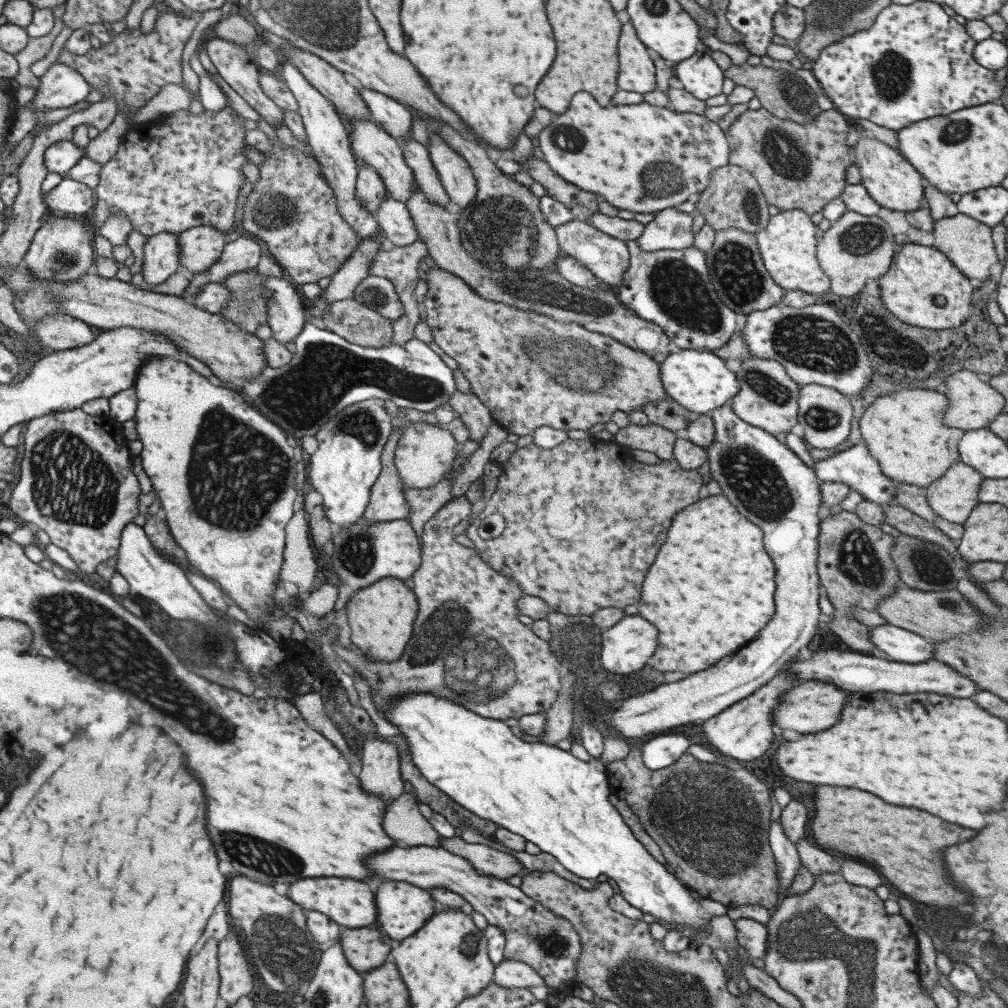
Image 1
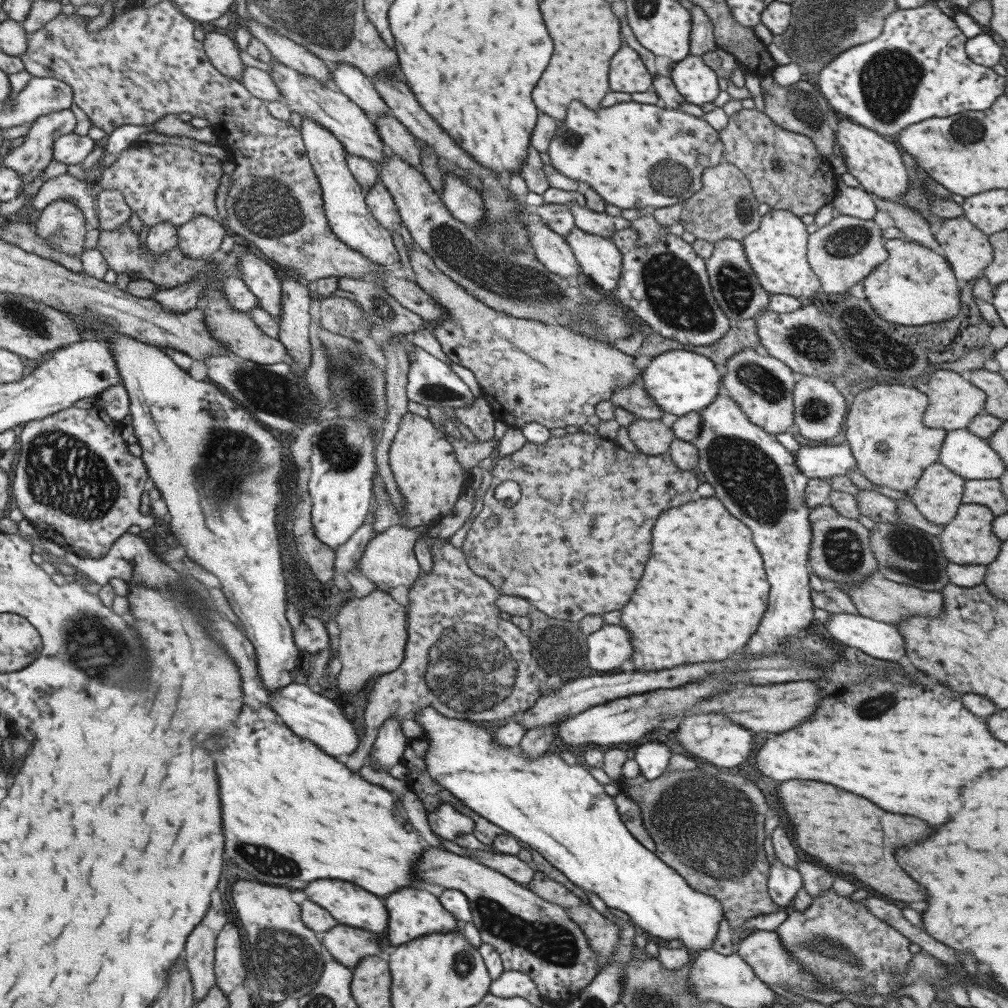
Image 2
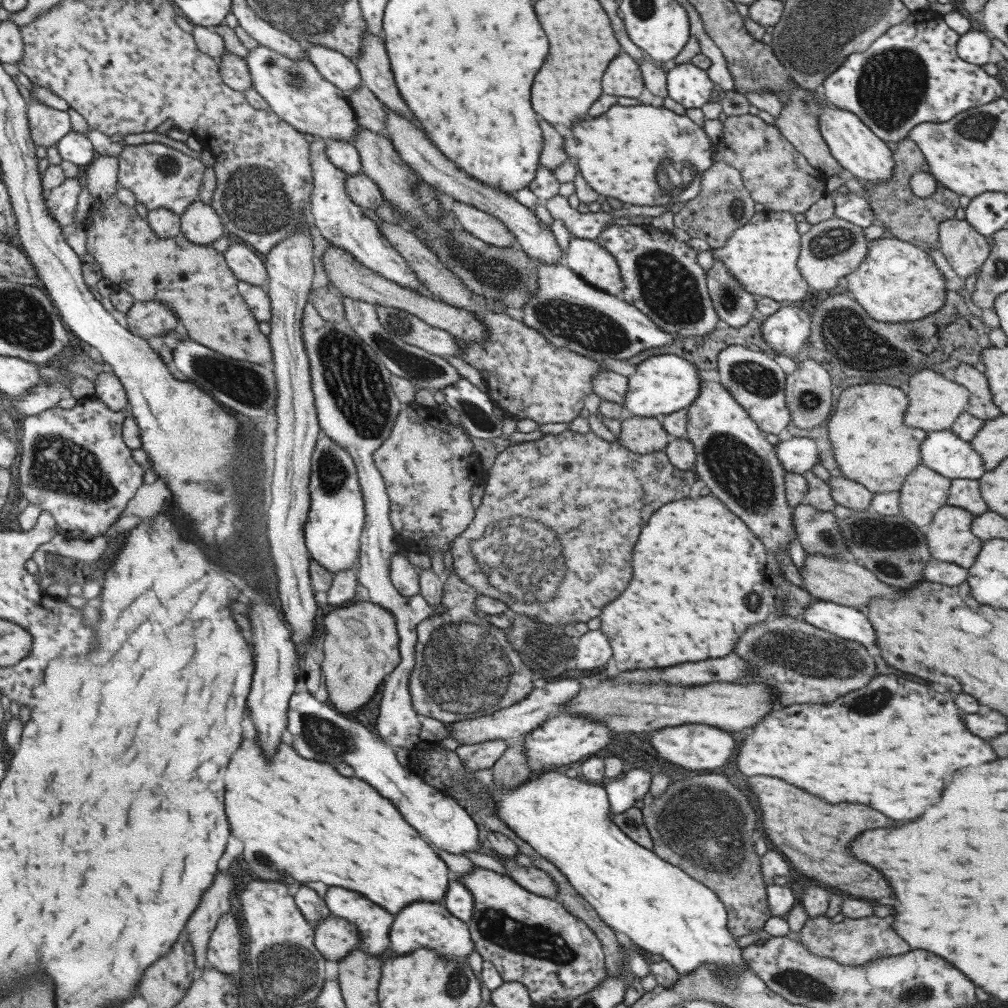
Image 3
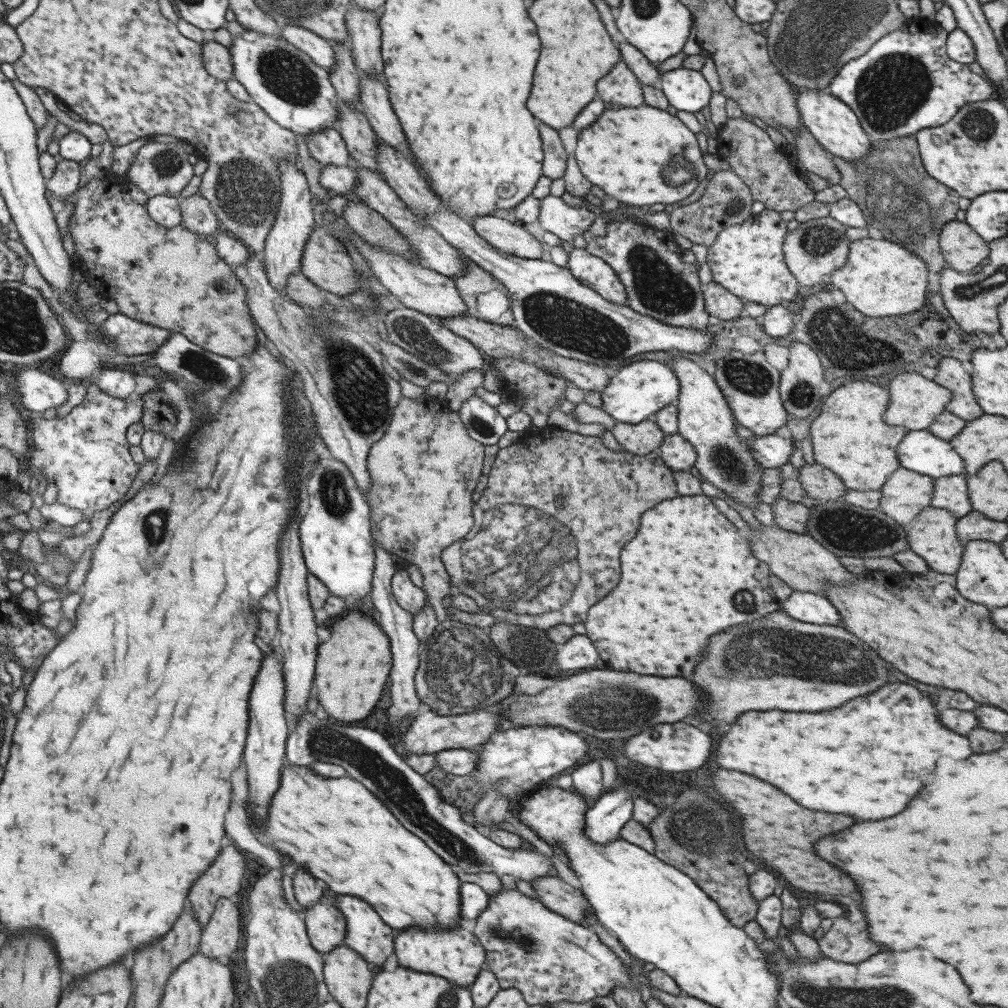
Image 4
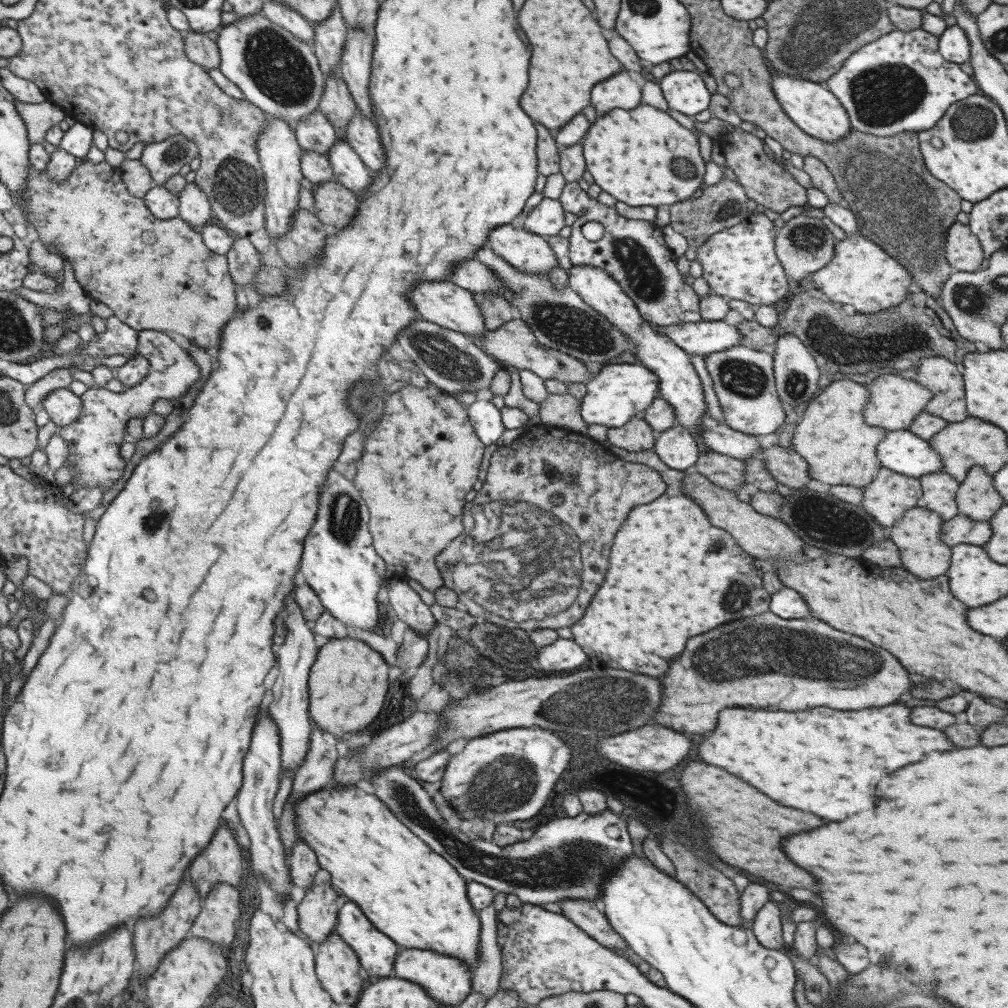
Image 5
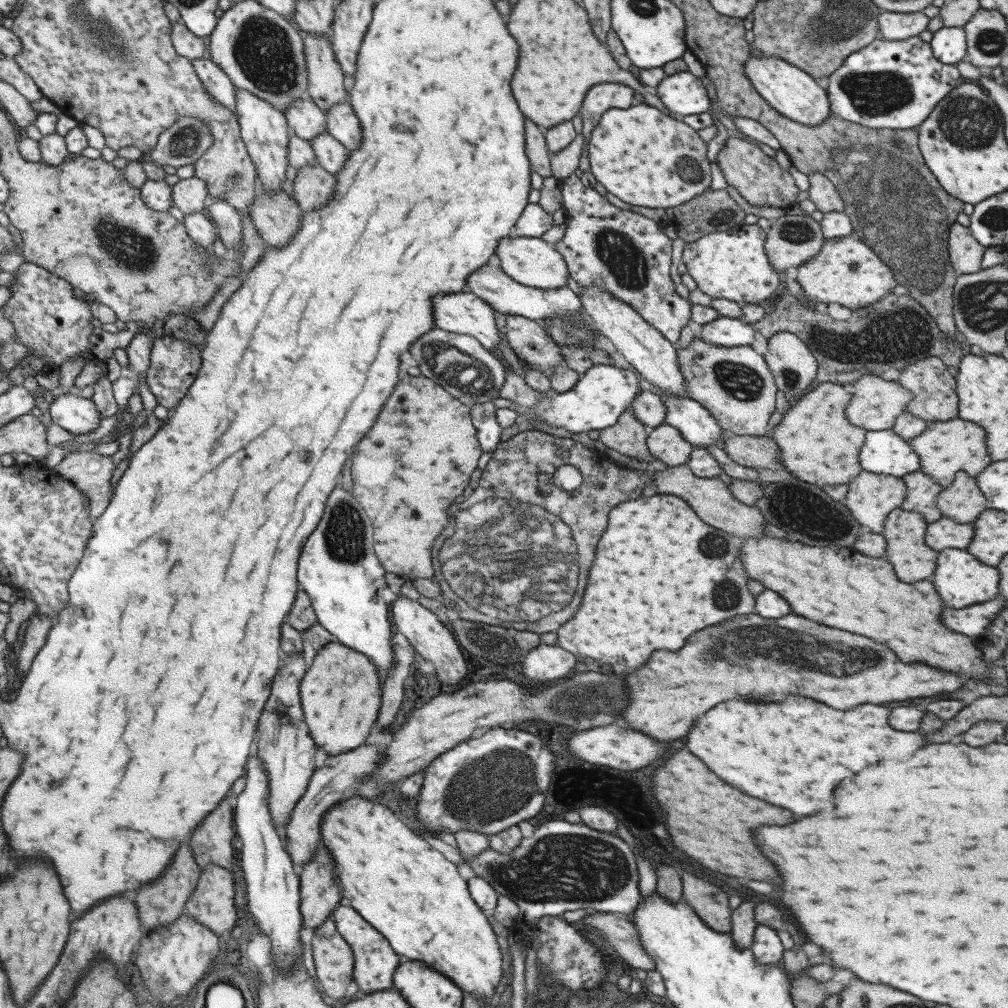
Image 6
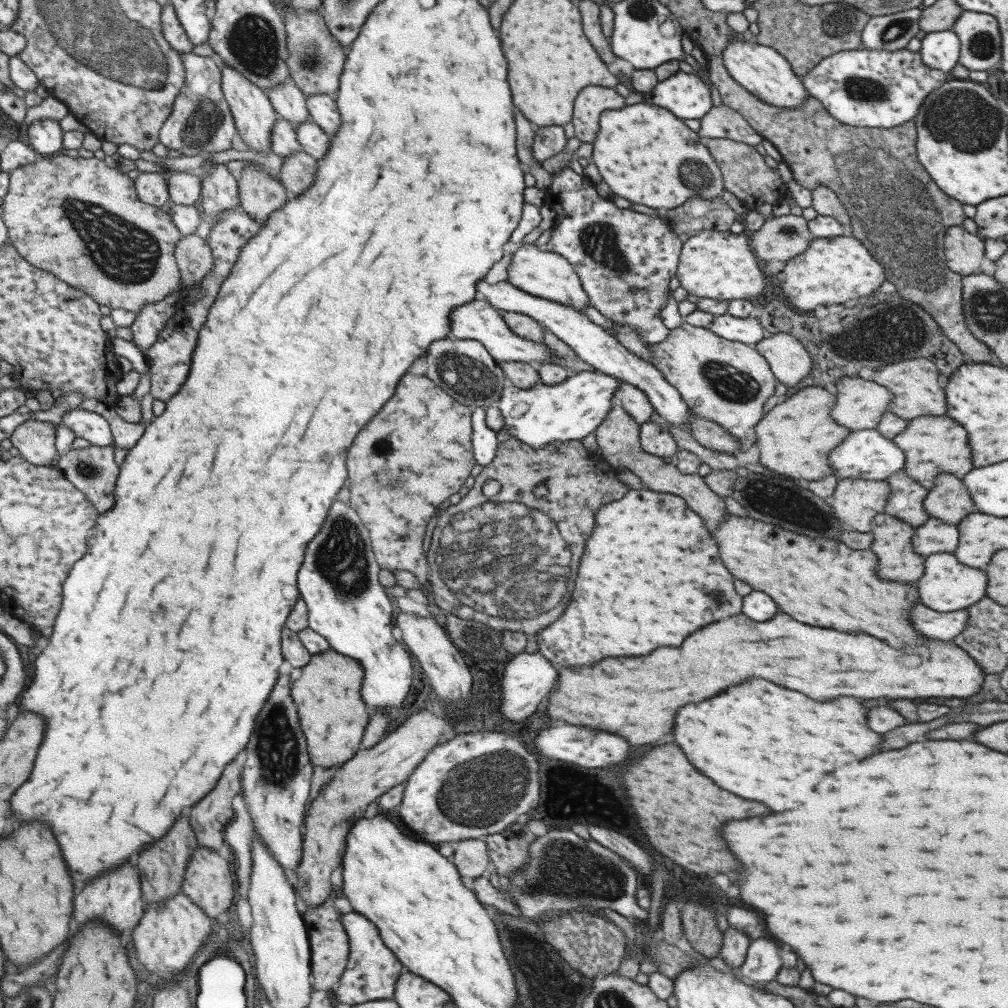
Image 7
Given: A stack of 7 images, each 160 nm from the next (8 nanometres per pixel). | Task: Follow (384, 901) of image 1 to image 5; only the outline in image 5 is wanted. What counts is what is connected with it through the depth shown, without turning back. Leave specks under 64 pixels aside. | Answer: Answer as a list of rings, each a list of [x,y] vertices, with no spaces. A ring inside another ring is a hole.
[[[401,948],[393,961],[391,976],[422,986],[434,1001],[442,1005],[457,1006],[472,990],[470,968],[461,959],[441,956],[431,950]]]

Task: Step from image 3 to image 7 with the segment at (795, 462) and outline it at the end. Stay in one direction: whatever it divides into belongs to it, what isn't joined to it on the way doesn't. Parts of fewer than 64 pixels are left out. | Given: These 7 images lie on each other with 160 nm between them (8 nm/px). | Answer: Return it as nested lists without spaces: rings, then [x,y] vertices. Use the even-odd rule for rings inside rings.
[[[481,279],[476,282],[475,288],[476,292],[481,293],[482,298],[494,309],[498,308],[499,310],[505,310],[505,312],[520,312],[538,322],[542,328],[547,329],[557,339],[560,339],[561,342],[573,350],[579,359],[593,367],[595,371],[608,374],[622,382],[635,386],[645,394],[655,414],[665,419],[671,426],[685,429],[692,415],[695,415],[688,409],[687,405],[683,404],[677,390],[672,388],[651,363],[641,361],[639,357],[635,357],[633,353],[615,341],[615,338],[609,336],[603,328],[595,326],[581,311],[576,311],[575,307],[531,296],[531,294],[515,288],[507,281],[487,284],[487,280]]]

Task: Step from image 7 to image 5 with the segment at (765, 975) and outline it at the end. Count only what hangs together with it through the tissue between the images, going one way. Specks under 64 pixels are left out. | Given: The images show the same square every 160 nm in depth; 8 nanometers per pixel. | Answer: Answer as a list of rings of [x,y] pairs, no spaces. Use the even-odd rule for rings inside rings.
[[[769,900],[752,918],[752,933],[763,948],[782,951],[786,947],[782,940],[779,917],[779,905]]]

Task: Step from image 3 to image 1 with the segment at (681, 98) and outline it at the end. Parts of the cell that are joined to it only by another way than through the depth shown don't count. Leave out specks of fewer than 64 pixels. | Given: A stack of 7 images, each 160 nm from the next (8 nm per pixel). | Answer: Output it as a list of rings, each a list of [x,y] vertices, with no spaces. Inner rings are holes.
[[[700,48],[689,58],[676,63],[672,71],[674,83],[699,100],[717,96],[723,88],[724,71],[705,49]]]

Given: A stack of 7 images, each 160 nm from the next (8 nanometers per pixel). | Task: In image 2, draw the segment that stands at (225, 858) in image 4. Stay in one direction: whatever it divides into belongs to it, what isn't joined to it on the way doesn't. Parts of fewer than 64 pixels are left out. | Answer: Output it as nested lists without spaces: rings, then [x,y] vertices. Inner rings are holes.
[[[226,906],[222,911],[209,910],[205,918],[191,930],[185,942],[185,962],[192,984],[194,1002],[201,1000],[216,984],[214,977],[214,945],[217,933],[229,920]]]

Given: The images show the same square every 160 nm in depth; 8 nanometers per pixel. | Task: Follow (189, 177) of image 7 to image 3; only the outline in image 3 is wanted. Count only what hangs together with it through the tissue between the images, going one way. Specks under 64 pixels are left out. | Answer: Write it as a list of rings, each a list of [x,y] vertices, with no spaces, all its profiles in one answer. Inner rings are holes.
[[[197,200],[181,213],[180,234],[193,244],[209,245],[223,234],[223,226],[217,213]]]

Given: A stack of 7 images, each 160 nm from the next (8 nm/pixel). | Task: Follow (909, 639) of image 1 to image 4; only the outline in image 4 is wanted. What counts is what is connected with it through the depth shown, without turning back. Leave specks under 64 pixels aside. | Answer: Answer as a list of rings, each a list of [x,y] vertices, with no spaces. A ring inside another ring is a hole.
[[[793,590],[790,596],[779,603],[779,610],[803,622],[838,626],[840,614],[829,603],[823,595]]]

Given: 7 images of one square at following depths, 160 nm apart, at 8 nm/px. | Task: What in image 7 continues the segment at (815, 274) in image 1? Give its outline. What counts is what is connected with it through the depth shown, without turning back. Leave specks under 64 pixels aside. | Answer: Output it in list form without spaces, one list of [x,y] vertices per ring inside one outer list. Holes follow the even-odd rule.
[[[700,228],[700,231],[689,232],[689,238],[681,245],[673,276],[677,277],[681,288],[688,294],[699,298],[718,301],[759,299],[765,280],[755,261],[750,237],[747,231],[733,234]]]

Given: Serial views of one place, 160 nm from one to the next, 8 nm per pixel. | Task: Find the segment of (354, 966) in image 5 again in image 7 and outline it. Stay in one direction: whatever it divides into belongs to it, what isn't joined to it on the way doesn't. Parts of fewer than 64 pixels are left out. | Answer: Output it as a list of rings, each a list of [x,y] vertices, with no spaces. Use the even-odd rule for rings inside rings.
[[[333,892],[323,904],[307,907],[307,910],[301,914],[309,940],[312,987],[325,992],[333,991],[337,986],[348,959],[348,938],[340,921],[341,913],[333,905],[333,899],[336,897],[337,892]]]

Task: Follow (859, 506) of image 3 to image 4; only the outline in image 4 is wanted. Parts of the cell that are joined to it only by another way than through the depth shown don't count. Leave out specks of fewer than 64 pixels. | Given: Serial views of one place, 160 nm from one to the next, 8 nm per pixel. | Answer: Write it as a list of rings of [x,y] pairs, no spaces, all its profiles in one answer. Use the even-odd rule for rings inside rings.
[[[804,464],[797,469],[797,475],[806,496],[816,500],[841,500],[848,488],[835,474],[832,474],[819,464]]]

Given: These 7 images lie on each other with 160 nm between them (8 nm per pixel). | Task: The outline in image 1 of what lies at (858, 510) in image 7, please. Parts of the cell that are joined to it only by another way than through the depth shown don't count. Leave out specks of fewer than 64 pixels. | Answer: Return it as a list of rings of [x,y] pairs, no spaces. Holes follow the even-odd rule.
[[[957,461],[938,480],[925,487],[931,510],[947,522],[962,524],[978,503],[978,490],[984,476]]]

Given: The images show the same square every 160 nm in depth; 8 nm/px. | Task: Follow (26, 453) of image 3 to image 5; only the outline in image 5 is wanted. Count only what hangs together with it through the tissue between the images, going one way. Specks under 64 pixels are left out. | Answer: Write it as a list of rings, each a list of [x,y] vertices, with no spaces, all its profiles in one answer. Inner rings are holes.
[[[143,330],[137,331],[137,354],[143,356],[149,362],[147,375],[139,381],[131,389],[126,389],[125,392],[110,392],[104,387],[89,388],[81,394],[81,410],[79,416],[73,419],[73,422],[65,426],[58,427],[56,433],[63,439],[67,447],[67,467],[73,469],[72,479],[60,486],[62,496],[68,497],[77,488],[95,488],[102,486],[105,490],[111,488],[113,483],[123,475],[125,469],[125,461],[121,458],[117,451],[122,442],[121,437],[125,432],[127,421],[130,418],[143,419],[151,412],[151,405],[157,399],[178,400],[185,395],[189,388],[193,388],[193,384],[199,379],[199,368],[185,350],[175,345],[169,336],[162,332]]]

